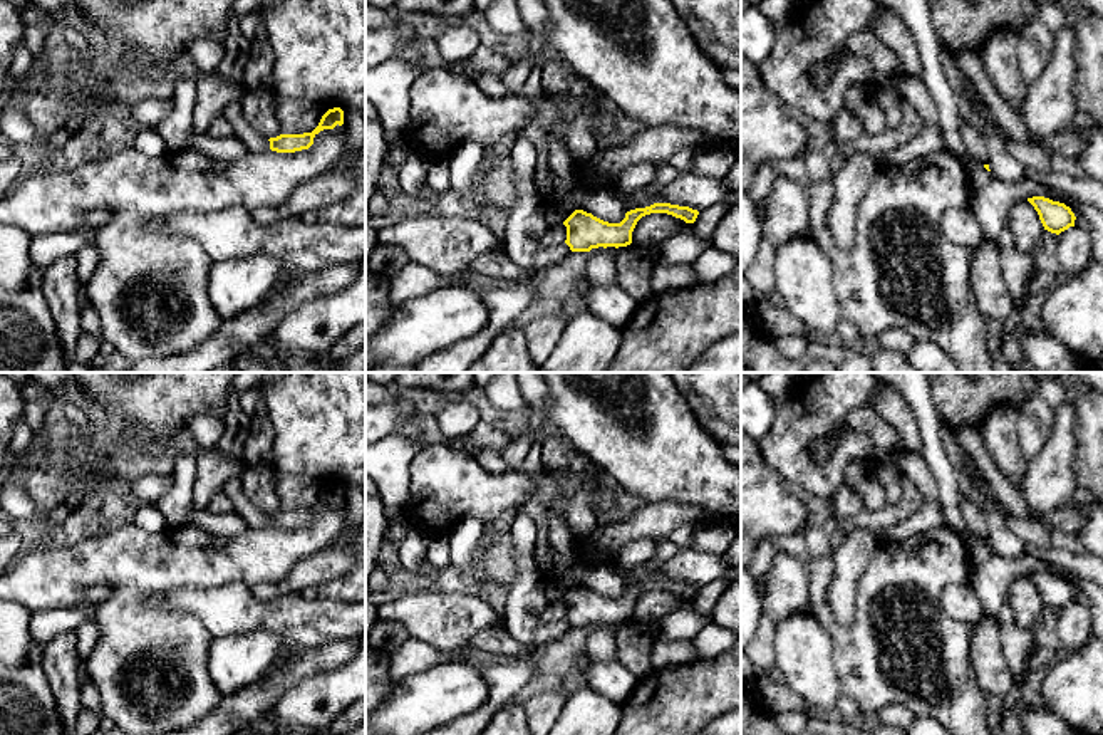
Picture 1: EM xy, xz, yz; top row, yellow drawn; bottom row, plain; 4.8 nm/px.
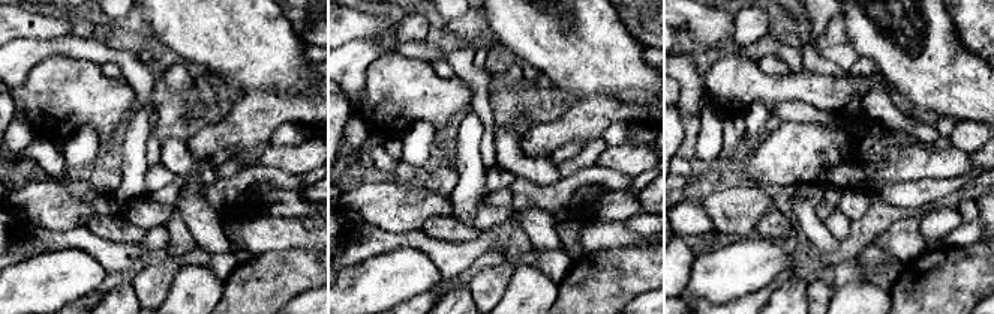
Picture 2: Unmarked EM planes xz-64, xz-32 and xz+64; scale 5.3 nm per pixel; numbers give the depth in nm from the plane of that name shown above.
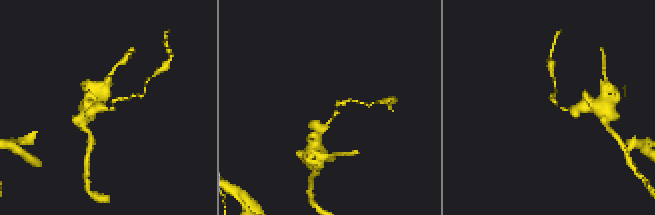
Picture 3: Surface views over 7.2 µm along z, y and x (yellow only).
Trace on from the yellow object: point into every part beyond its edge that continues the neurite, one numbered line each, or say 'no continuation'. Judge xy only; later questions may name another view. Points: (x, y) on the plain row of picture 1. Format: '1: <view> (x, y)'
no continuation

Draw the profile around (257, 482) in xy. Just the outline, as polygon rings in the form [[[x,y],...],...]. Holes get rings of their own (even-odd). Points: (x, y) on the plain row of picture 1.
[[[246,465],[241,473],[241,490],[262,512],[270,515],[282,510],[275,488],[275,472],[272,467]]]

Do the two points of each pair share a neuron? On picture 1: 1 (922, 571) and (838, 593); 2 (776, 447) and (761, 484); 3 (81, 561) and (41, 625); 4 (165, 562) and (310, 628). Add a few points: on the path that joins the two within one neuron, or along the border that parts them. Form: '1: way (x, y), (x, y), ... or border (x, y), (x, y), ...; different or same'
1: border (879, 542), (860, 576); different
2: border (758, 445), (761, 458), (788, 485); different
3: border (72, 608), (37, 608), (32, 613); different
4: border (176, 586), (245, 584), (248, 588); different

